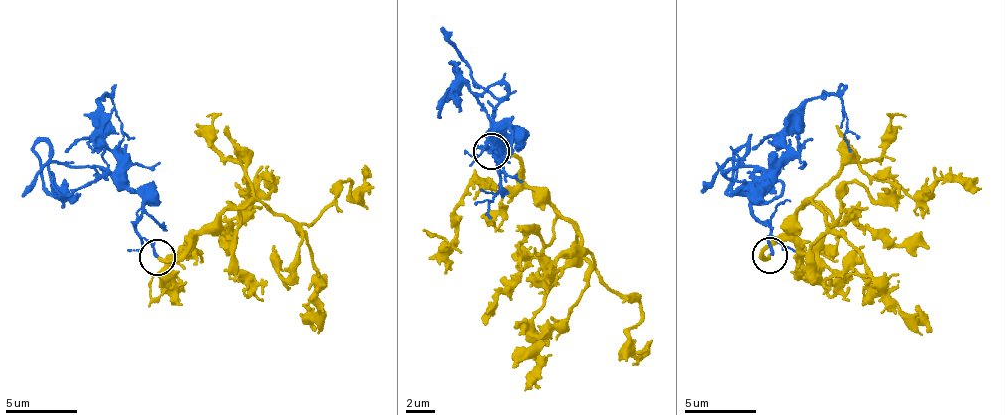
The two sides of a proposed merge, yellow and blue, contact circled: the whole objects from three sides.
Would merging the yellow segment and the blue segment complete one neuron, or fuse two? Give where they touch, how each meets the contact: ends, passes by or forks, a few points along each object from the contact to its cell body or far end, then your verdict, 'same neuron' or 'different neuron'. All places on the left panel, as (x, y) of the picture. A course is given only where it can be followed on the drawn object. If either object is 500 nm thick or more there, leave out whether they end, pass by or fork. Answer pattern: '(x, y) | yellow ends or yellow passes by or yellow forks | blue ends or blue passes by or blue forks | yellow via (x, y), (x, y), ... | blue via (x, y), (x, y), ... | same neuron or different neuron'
(157, 257) | yellow ends | blue ends | yellow via (156, 256), (177, 260), (200, 231), (248, 202), (311, 223), (342, 184), (347, 180), (352, 198), (368, 173) | blue via (156, 256), (137, 231), (143, 199), (107, 149), (96, 98), (111, 98), (121, 123), (119, 151) | different neuron

